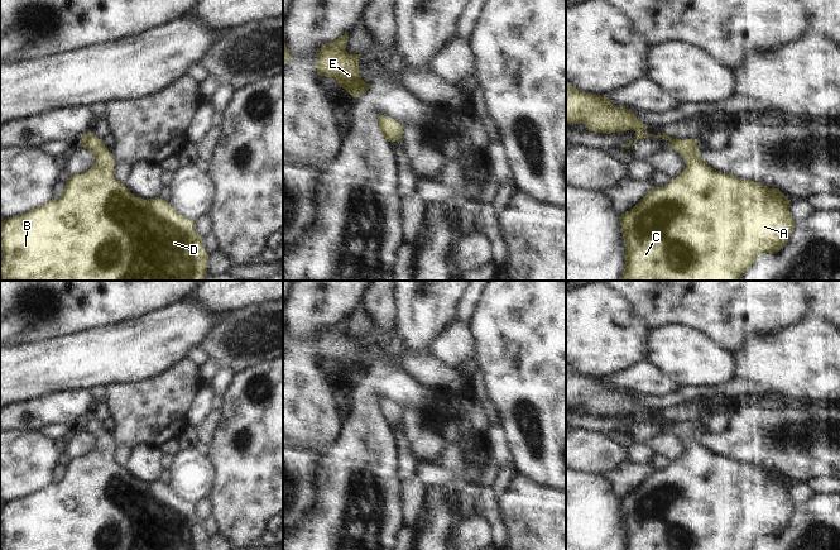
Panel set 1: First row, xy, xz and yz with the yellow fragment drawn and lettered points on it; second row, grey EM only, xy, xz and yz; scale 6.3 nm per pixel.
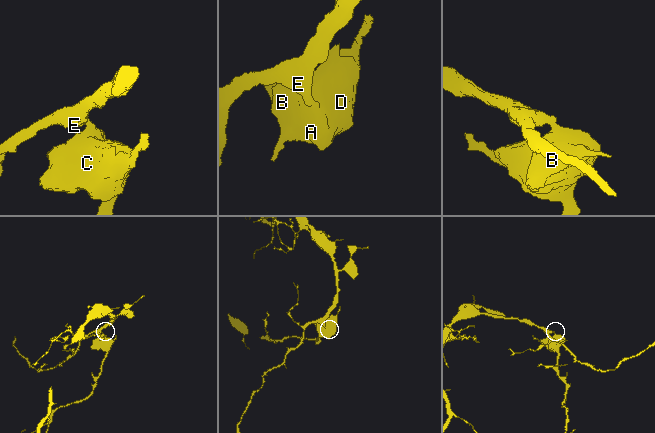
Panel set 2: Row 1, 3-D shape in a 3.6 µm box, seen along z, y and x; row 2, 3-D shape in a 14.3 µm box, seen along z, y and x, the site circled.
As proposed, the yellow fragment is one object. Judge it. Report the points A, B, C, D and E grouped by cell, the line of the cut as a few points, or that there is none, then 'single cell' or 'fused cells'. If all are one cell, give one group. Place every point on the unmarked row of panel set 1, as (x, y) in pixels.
A B C D E; no cut; single cell

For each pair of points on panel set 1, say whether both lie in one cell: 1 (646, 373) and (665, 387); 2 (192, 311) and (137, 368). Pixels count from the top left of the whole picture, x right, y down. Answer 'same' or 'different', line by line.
1: same
2: same

